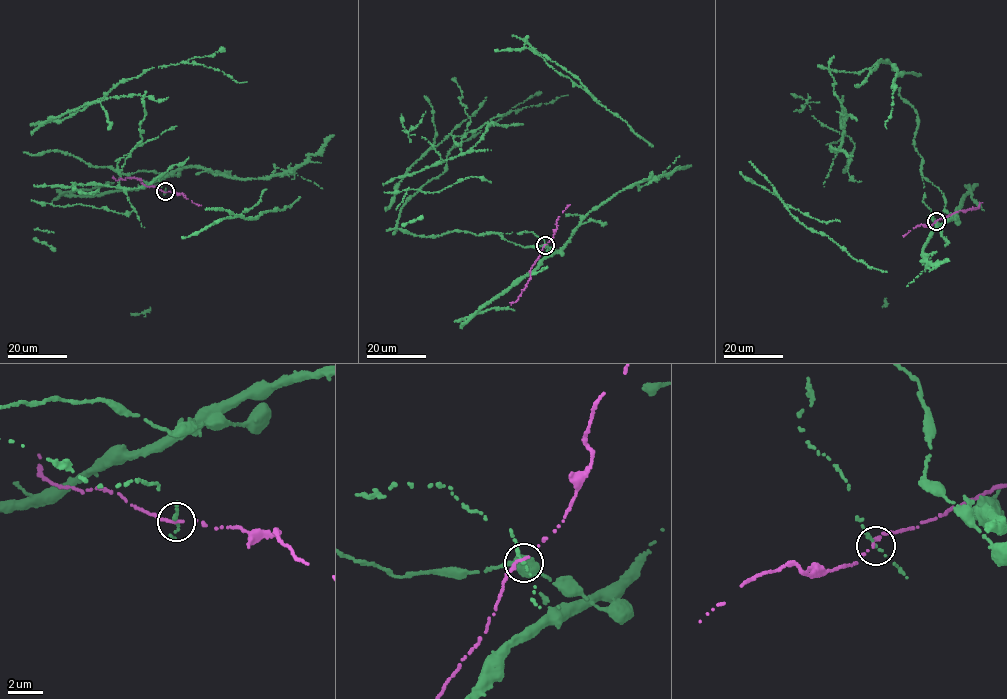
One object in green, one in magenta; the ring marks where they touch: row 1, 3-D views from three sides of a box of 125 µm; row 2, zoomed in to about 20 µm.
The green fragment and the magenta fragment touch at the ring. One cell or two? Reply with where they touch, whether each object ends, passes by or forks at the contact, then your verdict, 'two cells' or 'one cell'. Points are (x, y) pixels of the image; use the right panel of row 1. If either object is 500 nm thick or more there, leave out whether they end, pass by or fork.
place (936, 221); green ends; magenta ends; two cells

